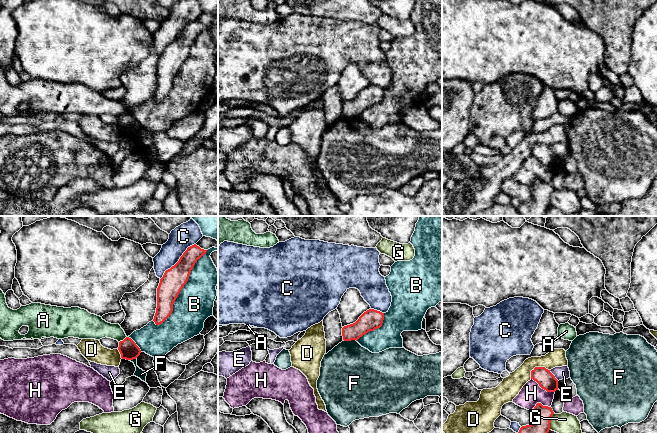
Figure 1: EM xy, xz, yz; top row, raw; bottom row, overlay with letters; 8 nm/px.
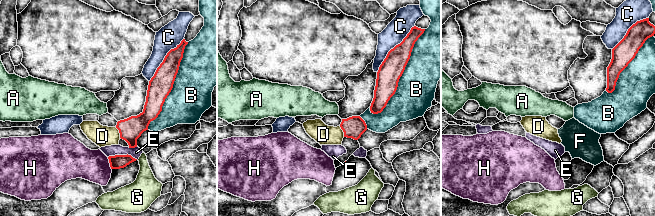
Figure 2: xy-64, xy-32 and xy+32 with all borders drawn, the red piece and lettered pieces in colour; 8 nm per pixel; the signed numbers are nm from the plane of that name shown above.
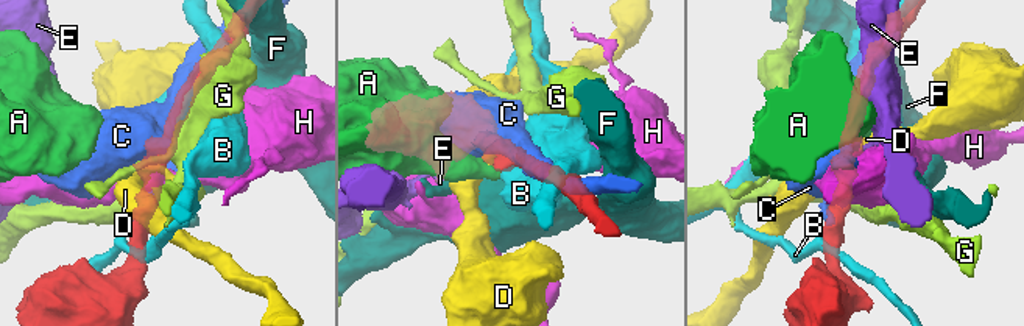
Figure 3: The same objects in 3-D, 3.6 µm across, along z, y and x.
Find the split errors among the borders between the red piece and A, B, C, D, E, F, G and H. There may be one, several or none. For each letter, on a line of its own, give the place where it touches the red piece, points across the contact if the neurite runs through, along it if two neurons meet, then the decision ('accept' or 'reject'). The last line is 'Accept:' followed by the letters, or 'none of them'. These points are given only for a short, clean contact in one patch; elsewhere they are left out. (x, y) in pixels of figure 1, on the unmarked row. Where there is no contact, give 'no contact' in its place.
A: contact xy (123, 116); border xy (126, 112), (119, 118); reject
B: contact xy (181, 65); reject
C: contact xy (178, 37); reject
D: contact yz (536, 143); border yz (549, 145), (535, 143), (531, 147), (530, 154); reject
E: contact yz (553, 151); border yz (549, 146), (558, 156); reject
F: contact xz (350, 116); border xz (343, 115), (356, 117); reject
G: contact yz (550, 196); reject
H: contact yz (543, 164); border yz (531, 154), (542, 164), (554, 168); reject
Accept: none of them

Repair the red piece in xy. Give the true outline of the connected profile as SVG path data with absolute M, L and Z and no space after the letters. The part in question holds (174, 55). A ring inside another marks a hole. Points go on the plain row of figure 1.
M194 20L187 24L174 42L165 47L157 64L157 84L153 95L156 101L162 100L171 91L173 80L188 57L191 46L206 28Z

